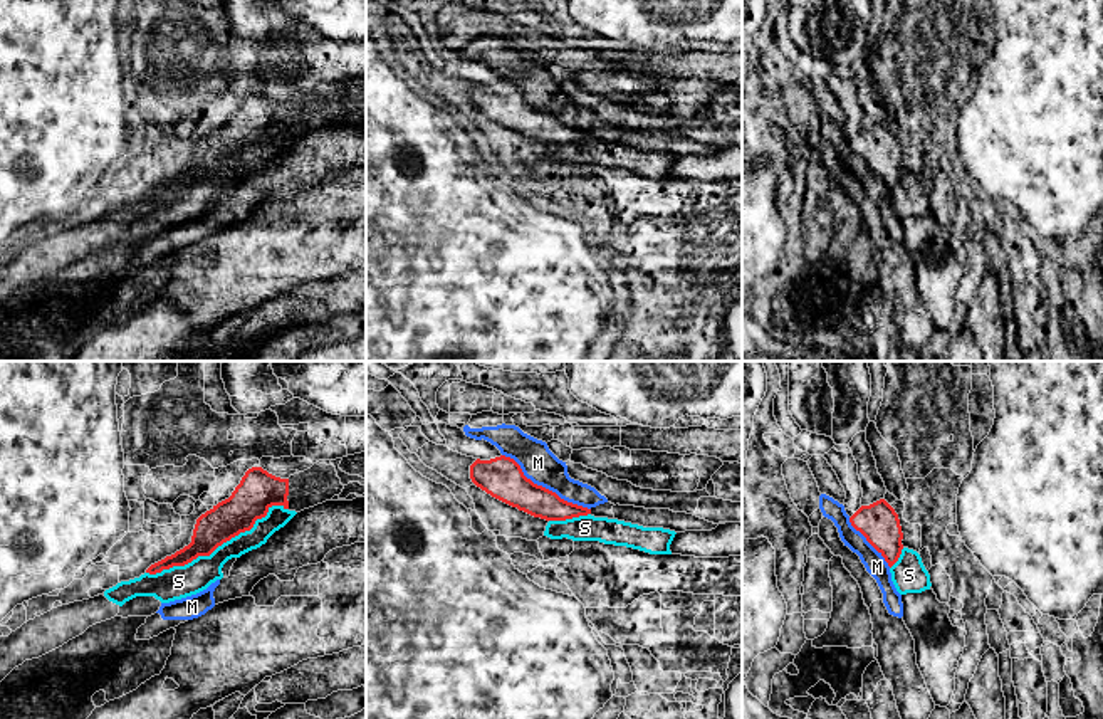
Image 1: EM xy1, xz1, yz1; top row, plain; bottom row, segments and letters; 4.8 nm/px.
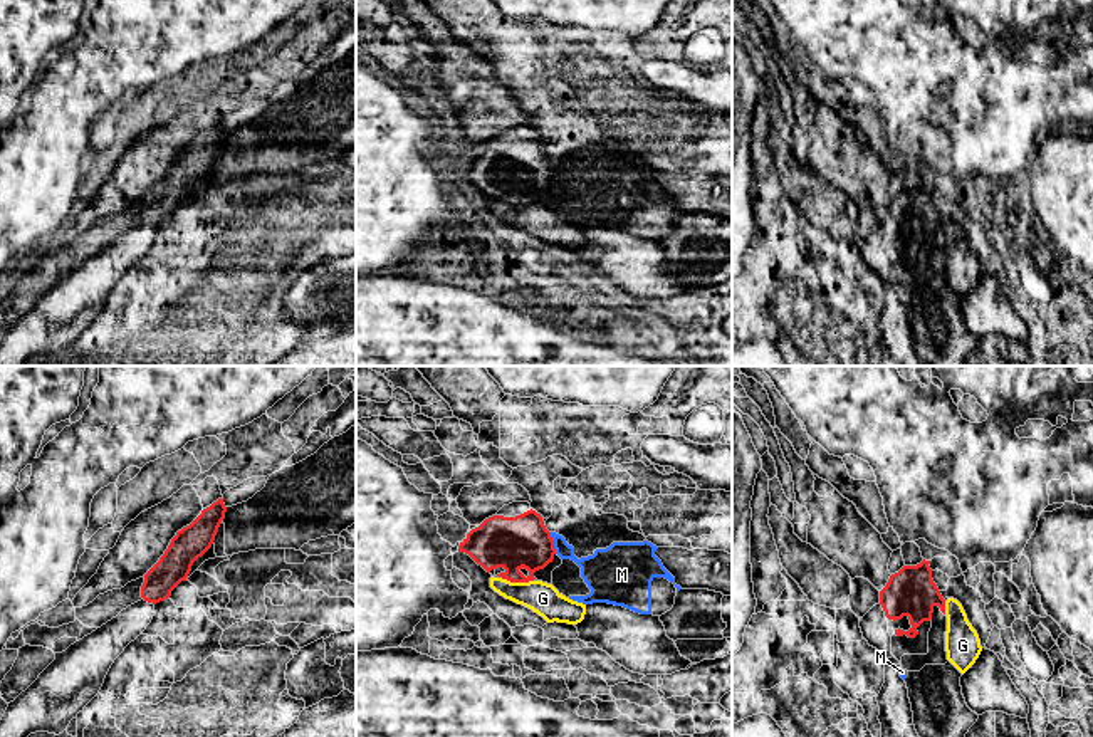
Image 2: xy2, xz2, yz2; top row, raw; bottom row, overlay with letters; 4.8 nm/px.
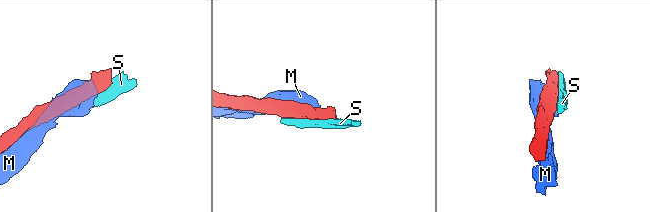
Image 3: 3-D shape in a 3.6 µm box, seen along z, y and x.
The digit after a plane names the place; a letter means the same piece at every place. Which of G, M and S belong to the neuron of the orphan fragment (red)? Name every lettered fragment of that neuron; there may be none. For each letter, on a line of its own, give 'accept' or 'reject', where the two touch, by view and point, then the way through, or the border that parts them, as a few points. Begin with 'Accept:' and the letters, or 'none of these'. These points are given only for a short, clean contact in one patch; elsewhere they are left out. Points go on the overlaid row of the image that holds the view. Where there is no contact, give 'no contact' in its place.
Accept: none of these
G: reject | xz2 (516, 581)
M: reject | xz1 (544, 488)
S: reject | xy1 (219, 545)

